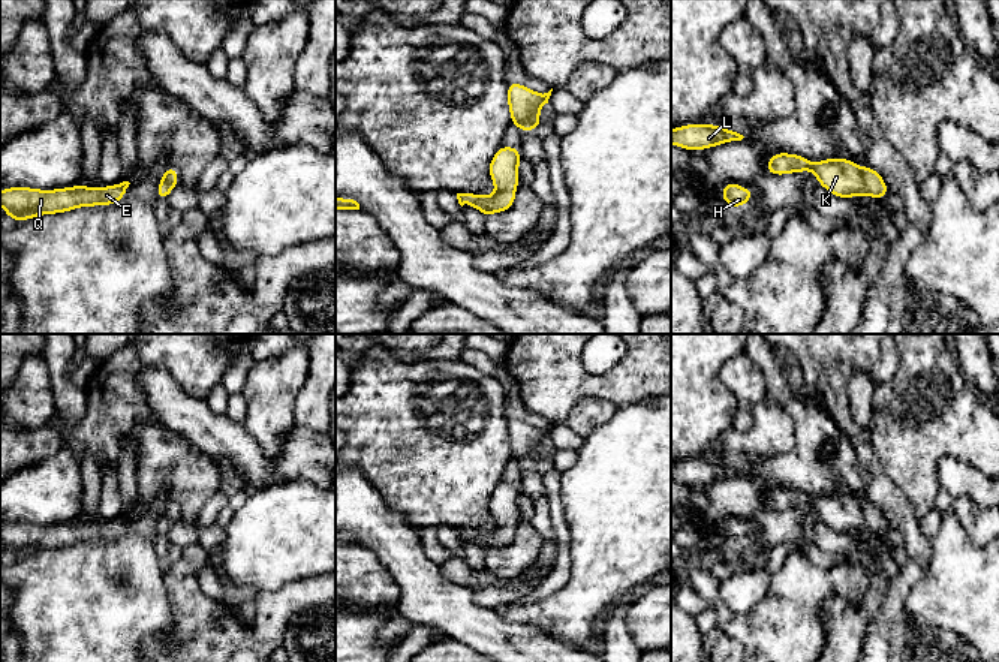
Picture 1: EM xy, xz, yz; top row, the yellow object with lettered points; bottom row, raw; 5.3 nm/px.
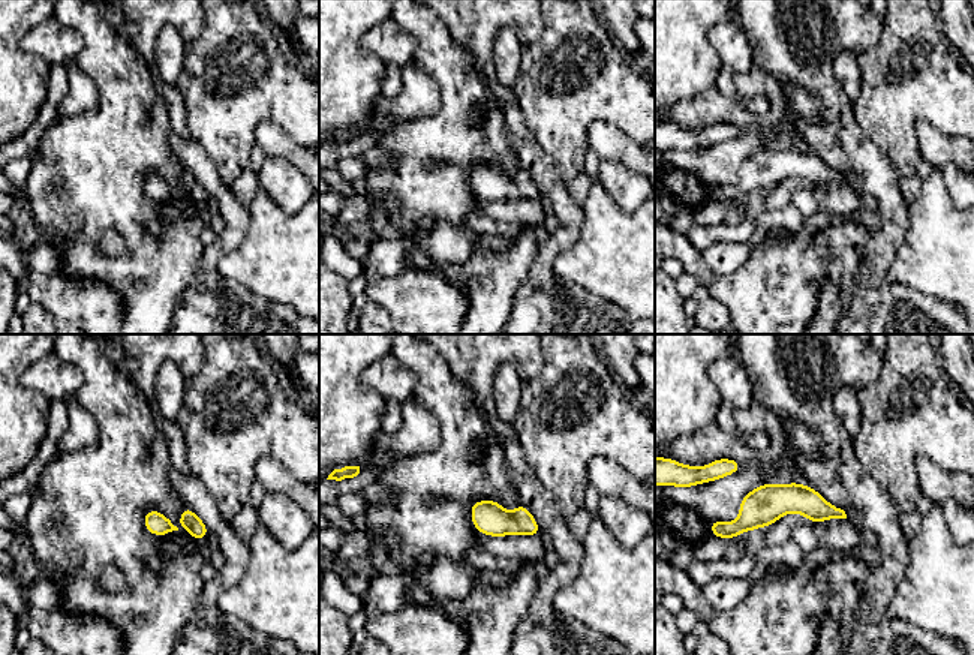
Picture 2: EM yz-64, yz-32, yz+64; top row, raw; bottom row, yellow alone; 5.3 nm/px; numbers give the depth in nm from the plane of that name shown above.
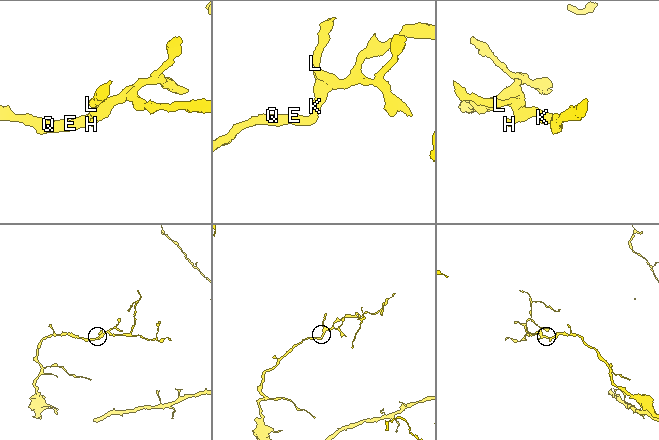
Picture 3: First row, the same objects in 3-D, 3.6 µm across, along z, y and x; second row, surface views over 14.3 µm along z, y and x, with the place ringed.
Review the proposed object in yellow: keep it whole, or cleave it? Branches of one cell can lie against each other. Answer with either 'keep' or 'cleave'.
keep

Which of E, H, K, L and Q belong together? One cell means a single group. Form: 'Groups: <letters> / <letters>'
Groups: E H K L Q

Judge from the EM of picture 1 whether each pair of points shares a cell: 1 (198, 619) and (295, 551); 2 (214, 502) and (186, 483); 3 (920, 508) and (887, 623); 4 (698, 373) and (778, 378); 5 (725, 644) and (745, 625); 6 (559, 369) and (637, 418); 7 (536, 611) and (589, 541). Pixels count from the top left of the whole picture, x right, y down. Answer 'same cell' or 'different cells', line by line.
1: different cells
2: different cells
3: different cells
4: different cells
5: different cells
6: different cells
7: same cell

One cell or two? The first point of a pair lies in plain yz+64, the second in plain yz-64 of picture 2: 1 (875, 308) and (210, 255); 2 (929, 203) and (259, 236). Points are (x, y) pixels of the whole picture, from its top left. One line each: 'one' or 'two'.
1: one
2: one

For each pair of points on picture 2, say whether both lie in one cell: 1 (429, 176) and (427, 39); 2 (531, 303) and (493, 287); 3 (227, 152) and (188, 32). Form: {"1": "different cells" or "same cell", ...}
{"1": "same cell", "2": "different cells", "3": "different cells"}

